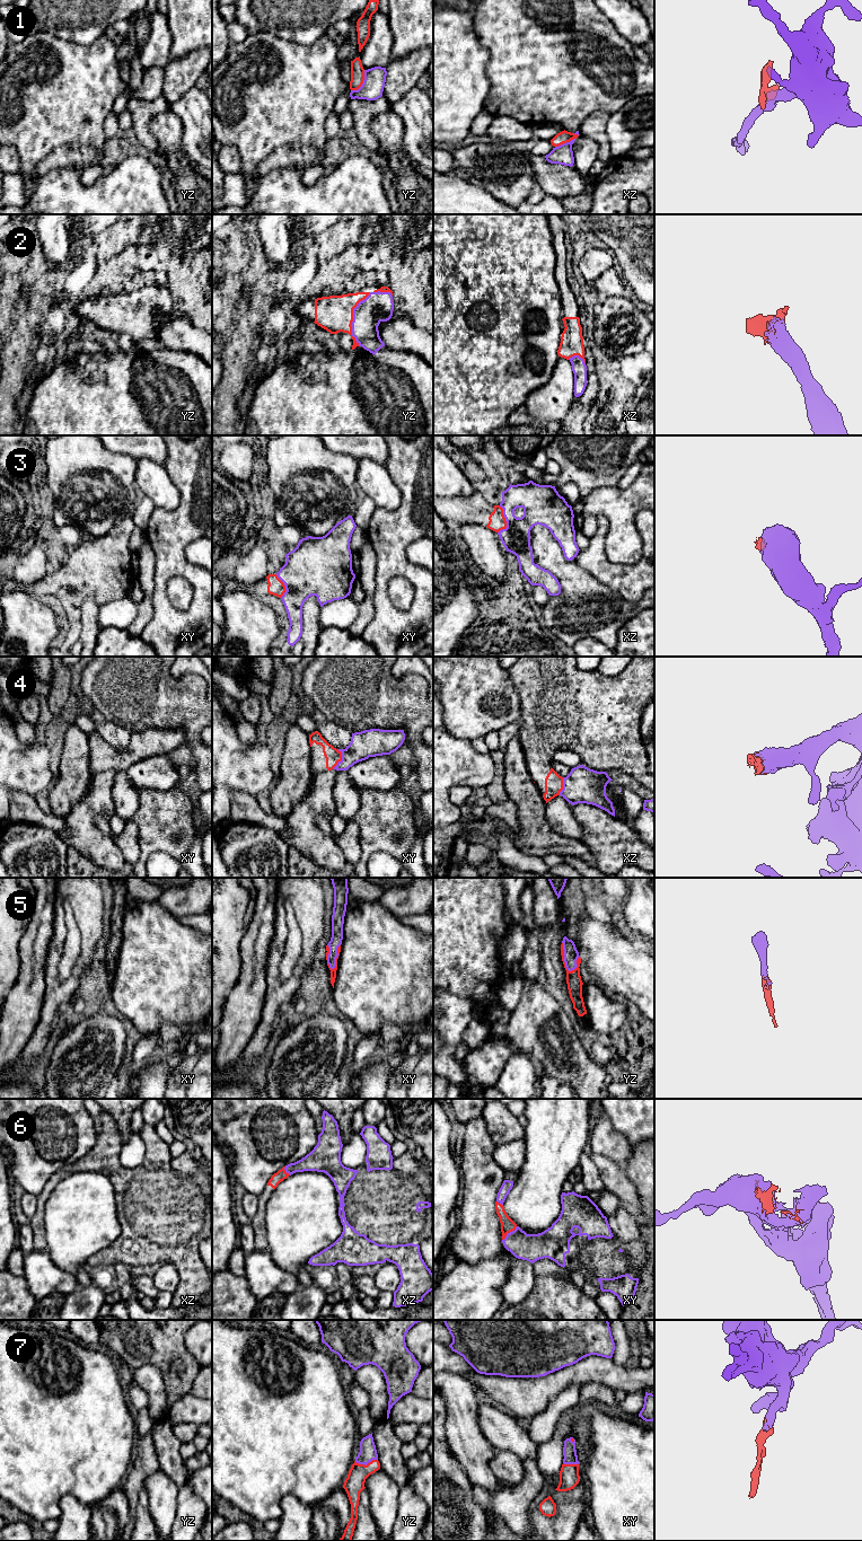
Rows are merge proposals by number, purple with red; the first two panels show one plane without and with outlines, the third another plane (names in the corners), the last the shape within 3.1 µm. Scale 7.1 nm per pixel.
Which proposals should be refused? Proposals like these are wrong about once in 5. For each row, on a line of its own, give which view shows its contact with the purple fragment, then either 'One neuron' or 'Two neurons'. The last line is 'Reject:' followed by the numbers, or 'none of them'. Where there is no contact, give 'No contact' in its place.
1: Touches purple in yz. Two neurons
2: Touches purple in yz. One neuron
3: Touches purple in xz. One neuron
4: Touches purple in xy. One neuron
5: Touches purple in yz. One neuron
6: Touches purple in xy. One neuron
7: Touches purple in yz. One neuron
Reject: 1

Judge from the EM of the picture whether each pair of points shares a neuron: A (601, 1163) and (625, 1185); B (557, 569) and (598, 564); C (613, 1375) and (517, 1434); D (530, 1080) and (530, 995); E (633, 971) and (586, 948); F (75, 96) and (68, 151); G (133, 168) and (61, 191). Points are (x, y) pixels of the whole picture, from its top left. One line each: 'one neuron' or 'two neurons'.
A: one neuron
B: two neurons
C: two neurons
D: two neurons
E: one neuron
F: two neurons
G: one neuron

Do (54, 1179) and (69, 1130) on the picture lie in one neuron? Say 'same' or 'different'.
different

